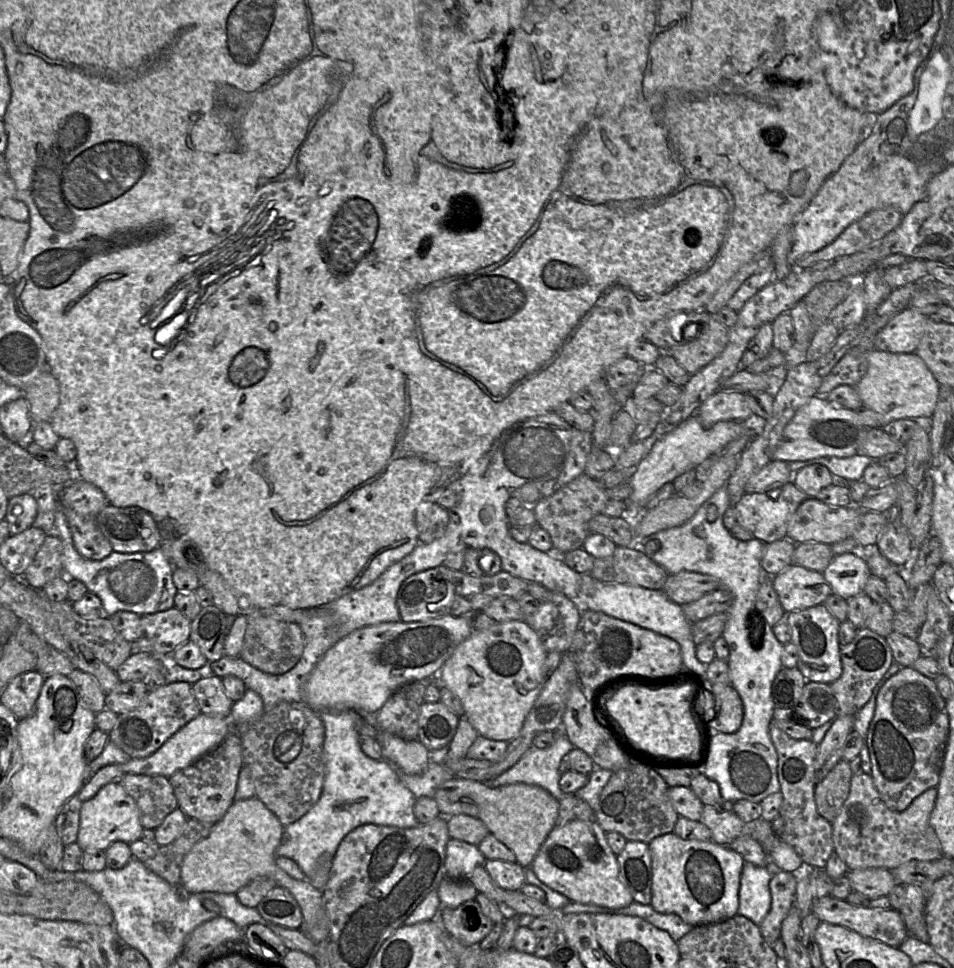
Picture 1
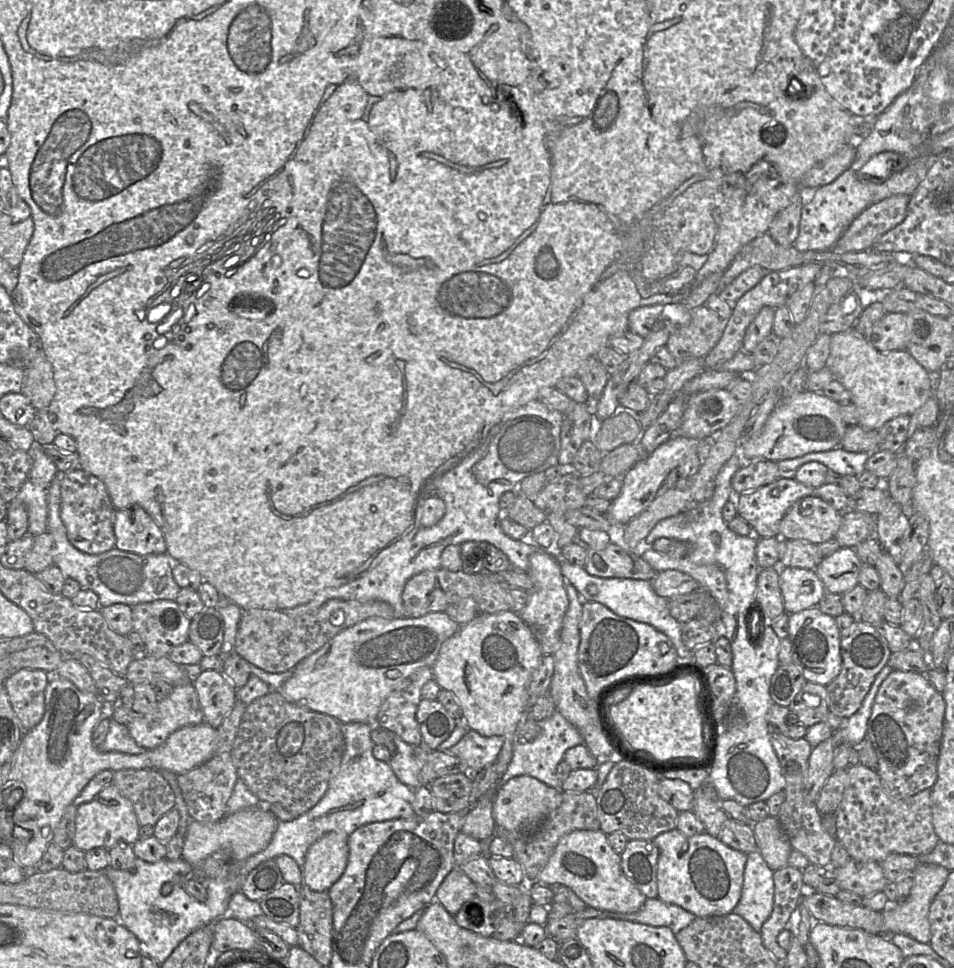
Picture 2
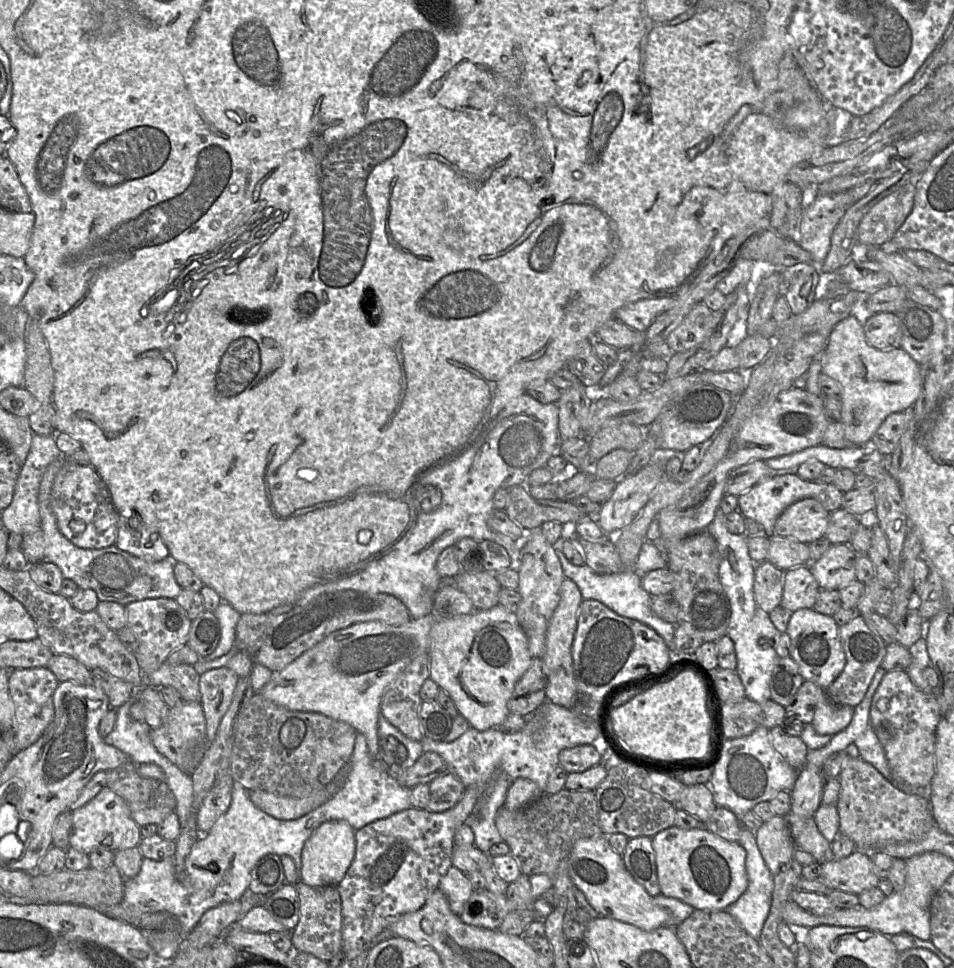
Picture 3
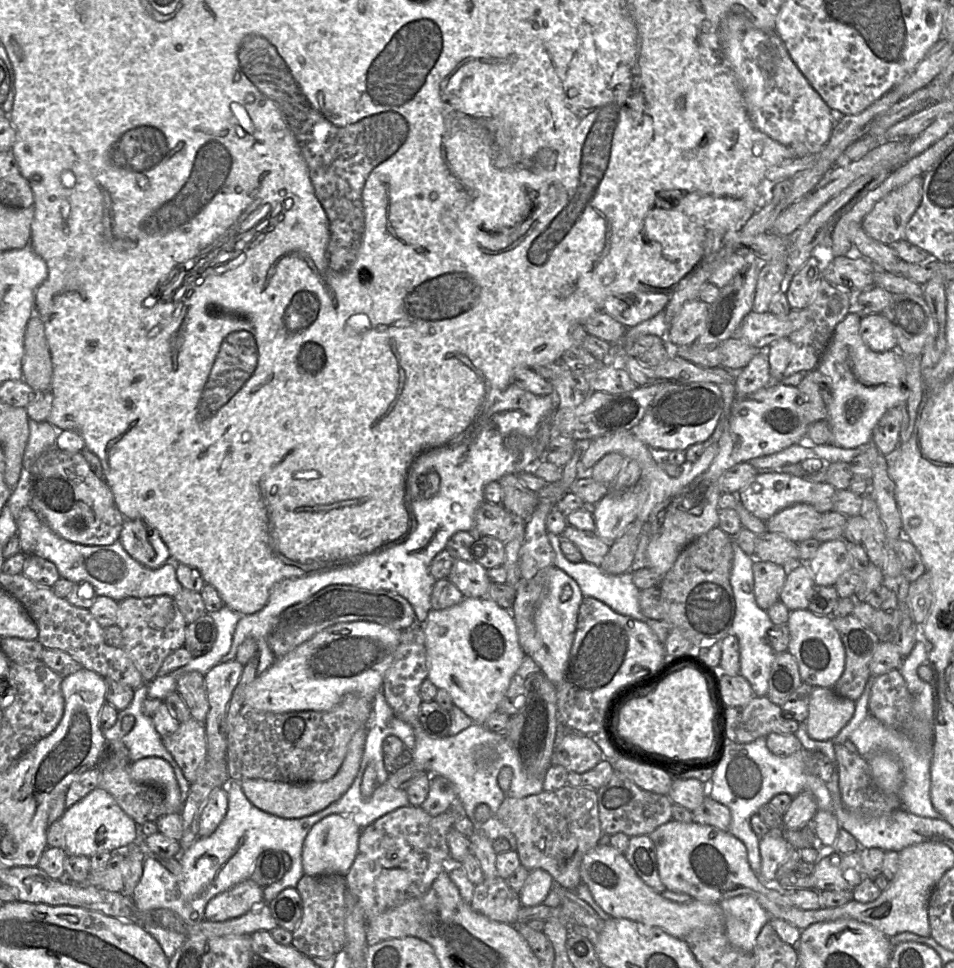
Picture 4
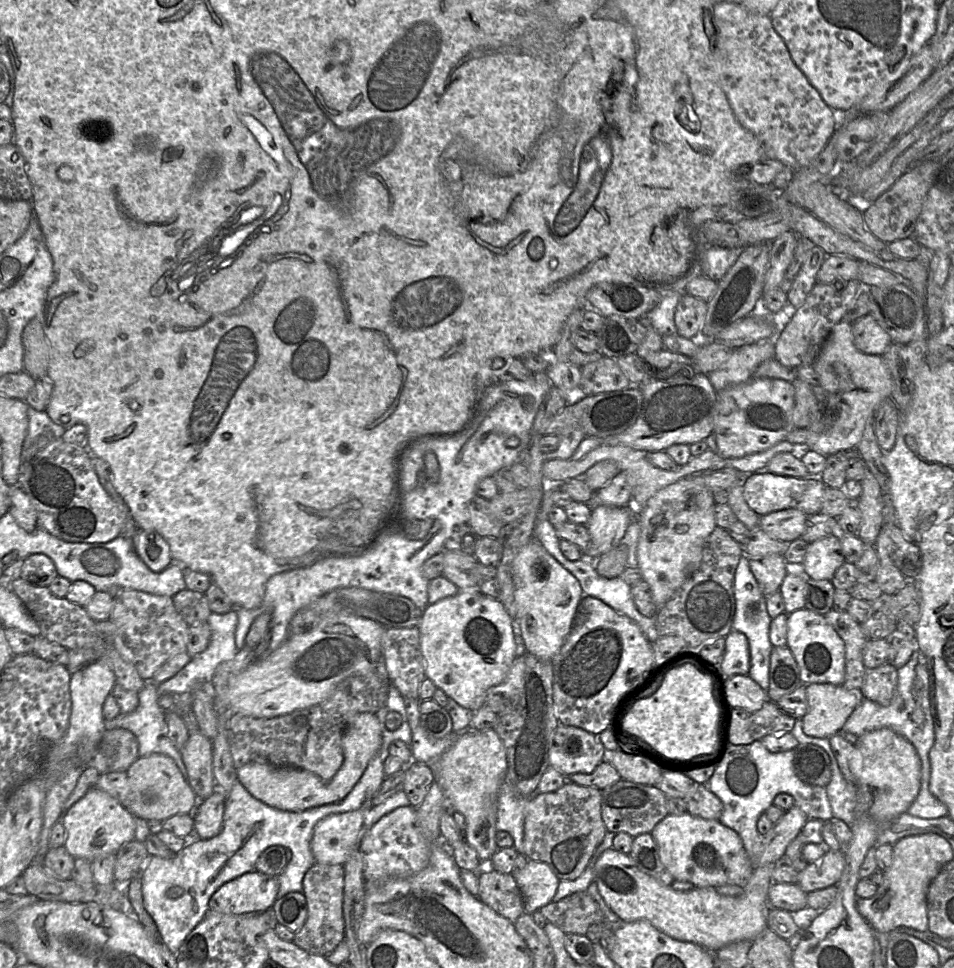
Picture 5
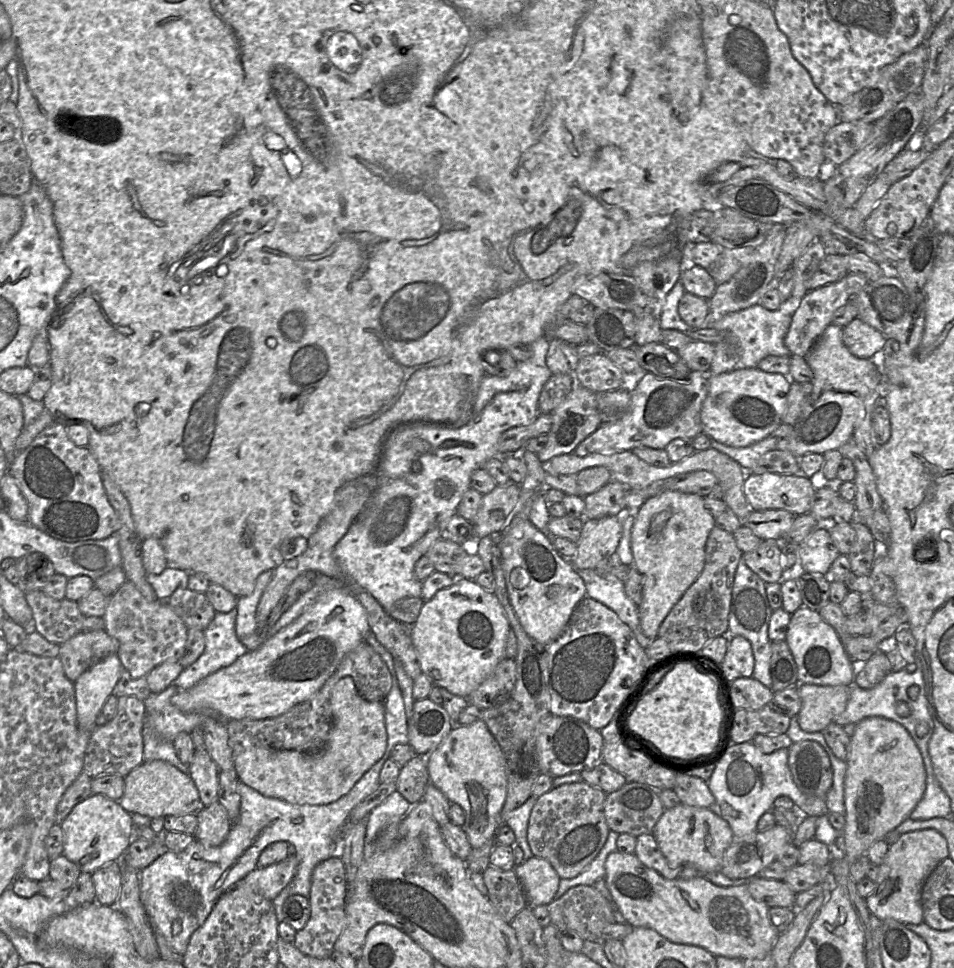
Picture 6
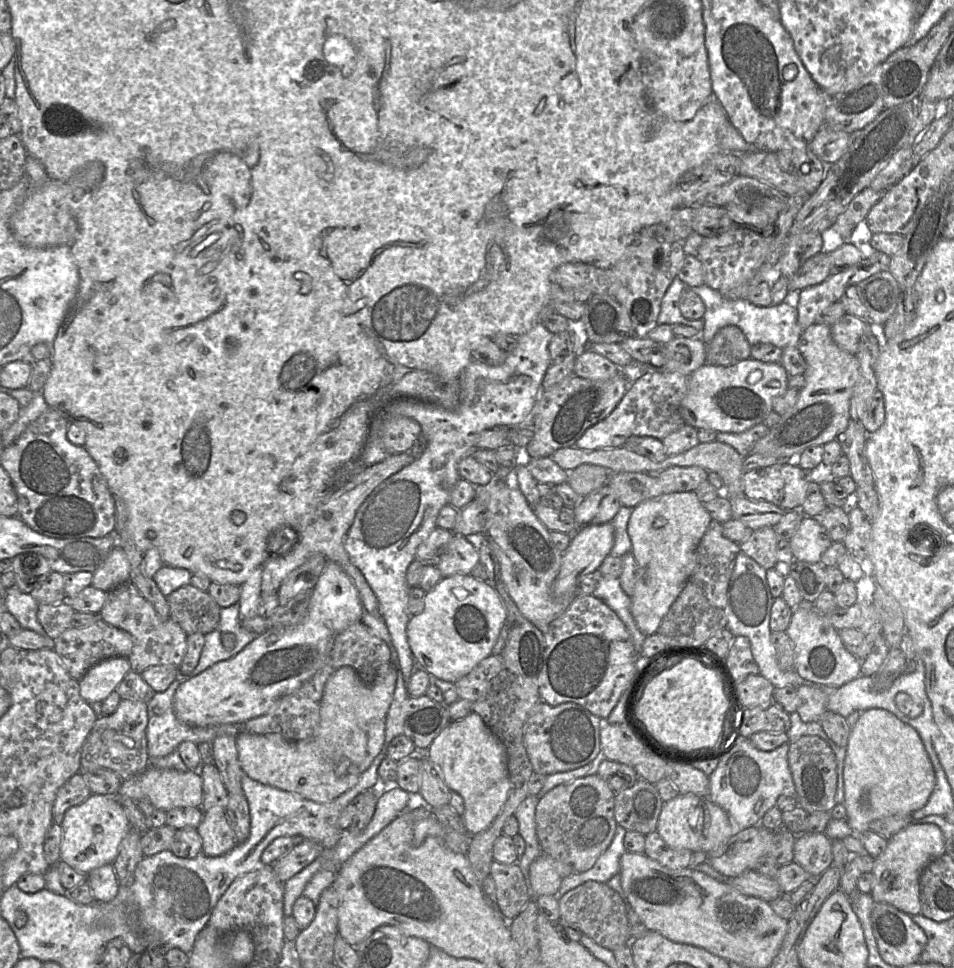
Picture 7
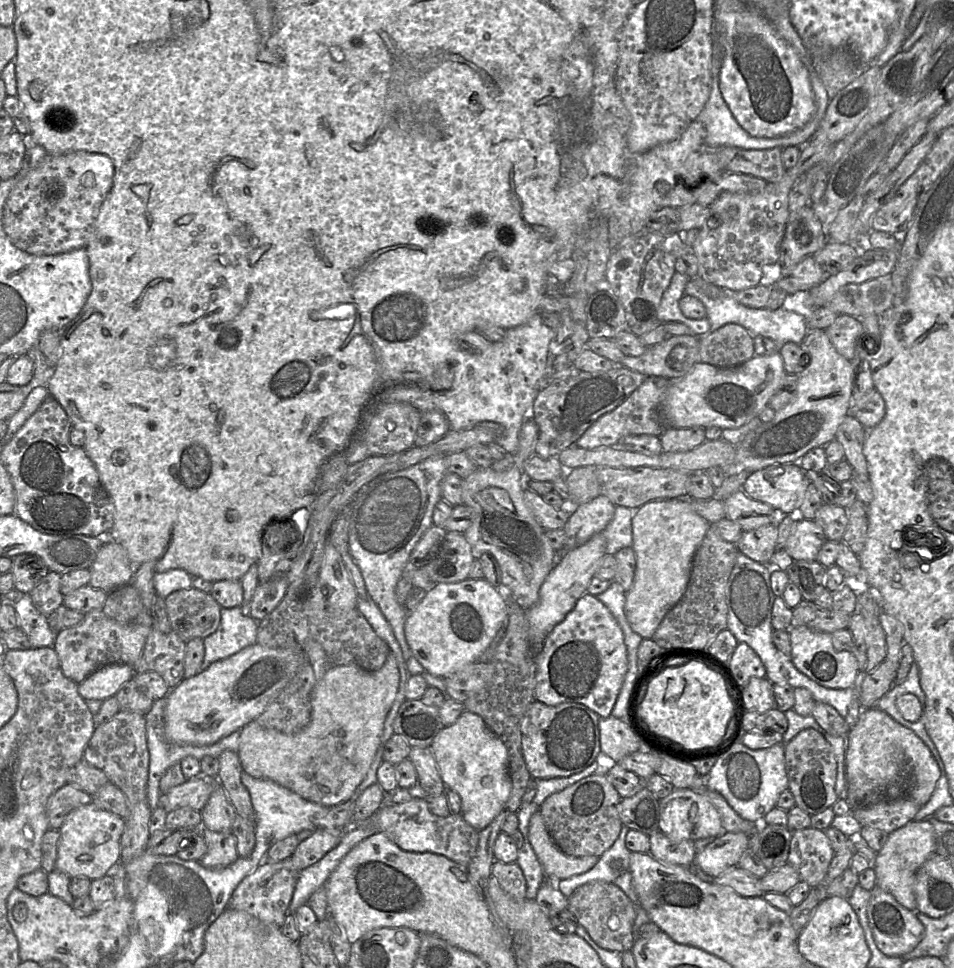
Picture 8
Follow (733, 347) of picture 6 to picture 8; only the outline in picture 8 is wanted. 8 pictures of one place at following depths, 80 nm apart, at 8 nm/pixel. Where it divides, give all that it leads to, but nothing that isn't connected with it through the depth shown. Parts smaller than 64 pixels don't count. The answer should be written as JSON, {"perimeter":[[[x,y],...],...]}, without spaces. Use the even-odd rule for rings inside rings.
{"perimeter":[[[689,280],[687,283],[685,294],[696,297],[704,304],[711,332],[726,324],[738,324],[748,330],[753,337],[767,337],[780,346],[787,342],[800,344],[807,333],[806,314],[812,310],[807,291],[788,294],[783,306],[776,310],[770,310],[766,307],[763,309],[746,307],[736,300],[735,293],[727,292],[719,298],[711,298],[702,292],[693,280]]]}

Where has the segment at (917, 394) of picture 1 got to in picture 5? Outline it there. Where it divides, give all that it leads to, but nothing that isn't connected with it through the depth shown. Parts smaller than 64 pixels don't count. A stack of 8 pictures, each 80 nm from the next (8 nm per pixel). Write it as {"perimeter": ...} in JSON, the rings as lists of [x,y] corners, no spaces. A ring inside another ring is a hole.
{"perimeter":[[[841,321],[832,328],[812,368],[819,376],[826,400],[819,403],[819,412],[806,427],[809,449],[824,456],[854,450],[868,419],[874,417],[879,404],[892,394],[893,381],[883,357],[860,352],[854,345],[852,324]]]}

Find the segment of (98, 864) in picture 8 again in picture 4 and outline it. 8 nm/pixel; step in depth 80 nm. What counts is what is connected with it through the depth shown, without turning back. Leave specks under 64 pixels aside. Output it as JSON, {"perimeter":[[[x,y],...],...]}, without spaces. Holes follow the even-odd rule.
{"perimeter":[[[96,788],[65,810],[60,818],[65,829],[65,850],[68,855],[91,857],[99,851],[113,851],[133,844],[136,840],[136,823],[117,804],[114,797]]]}

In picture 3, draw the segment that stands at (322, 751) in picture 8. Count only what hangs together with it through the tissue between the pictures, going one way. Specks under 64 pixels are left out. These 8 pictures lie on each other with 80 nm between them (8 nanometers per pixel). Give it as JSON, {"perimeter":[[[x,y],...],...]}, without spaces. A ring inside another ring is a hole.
{"perimeter":[[[346,764],[324,788],[304,798],[278,796],[263,790],[248,790],[249,798],[256,807],[276,819],[298,819],[321,806],[344,786],[348,768],[349,765]]]}

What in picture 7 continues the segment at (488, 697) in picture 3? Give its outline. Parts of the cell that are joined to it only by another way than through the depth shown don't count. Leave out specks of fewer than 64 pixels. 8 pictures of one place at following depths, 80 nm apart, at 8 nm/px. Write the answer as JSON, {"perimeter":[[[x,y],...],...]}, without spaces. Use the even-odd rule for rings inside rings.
{"perimeter":[[[470,574],[442,578],[430,592],[426,593],[422,612],[409,618],[407,638],[415,662],[431,677],[455,684],[491,655],[499,633],[506,625],[506,617],[505,606],[490,583],[479,581]]]}

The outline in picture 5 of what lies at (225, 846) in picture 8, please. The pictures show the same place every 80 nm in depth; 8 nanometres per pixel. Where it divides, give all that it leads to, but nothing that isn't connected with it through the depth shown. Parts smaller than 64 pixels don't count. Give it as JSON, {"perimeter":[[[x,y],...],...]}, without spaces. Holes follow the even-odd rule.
{"perimeter":[[[221,791],[214,793],[207,799],[199,801],[193,812],[194,835],[202,840],[216,836],[223,823],[226,795]]]}

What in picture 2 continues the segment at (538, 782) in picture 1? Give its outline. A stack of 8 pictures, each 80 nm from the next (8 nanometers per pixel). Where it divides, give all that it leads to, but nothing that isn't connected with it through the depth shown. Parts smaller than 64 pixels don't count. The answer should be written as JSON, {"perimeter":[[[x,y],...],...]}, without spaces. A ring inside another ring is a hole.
{"perimeter":[[[556,711],[549,718],[538,722],[538,725],[541,728],[541,733],[532,742],[521,744],[518,743],[514,733],[511,736],[511,742],[513,745],[512,759],[506,772],[499,780],[498,789],[511,778],[527,775],[557,791],[562,791],[562,784],[556,776],[557,765],[563,760],[564,754],[568,749],[584,743],[583,737],[579,731],[561,715],[559,711]]]}

